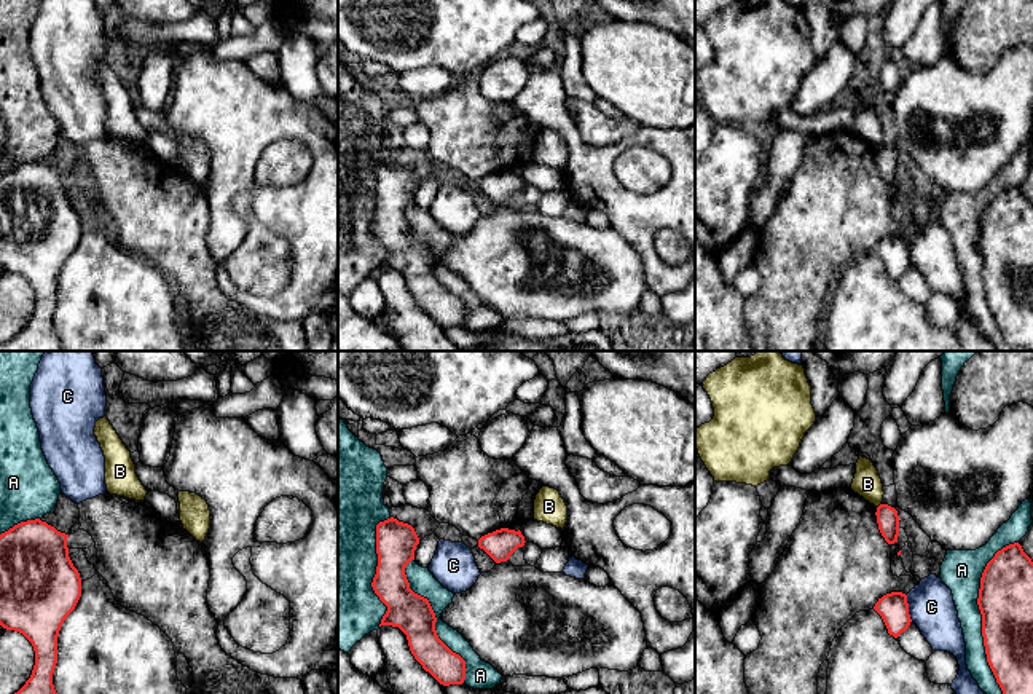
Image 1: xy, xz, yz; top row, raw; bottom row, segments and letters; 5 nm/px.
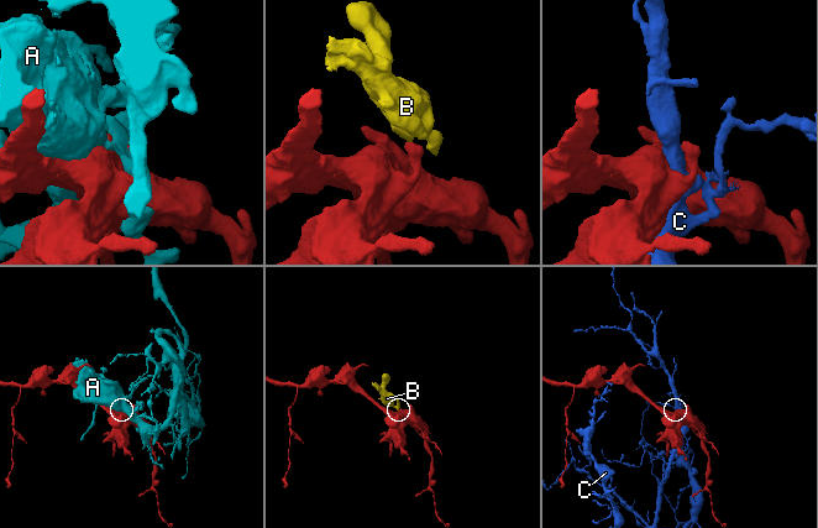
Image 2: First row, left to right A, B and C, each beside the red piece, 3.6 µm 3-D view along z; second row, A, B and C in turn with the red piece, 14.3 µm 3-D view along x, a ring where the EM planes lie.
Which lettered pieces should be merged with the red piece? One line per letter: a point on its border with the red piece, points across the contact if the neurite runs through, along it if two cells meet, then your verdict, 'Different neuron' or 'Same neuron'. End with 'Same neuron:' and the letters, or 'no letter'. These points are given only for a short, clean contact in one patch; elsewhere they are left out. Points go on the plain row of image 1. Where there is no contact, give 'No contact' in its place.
A: Touches red at yz (982, 272). Different neuron
B: Touches red at yz (879, 149). Boundary: yz (880, 145), (877, 150). Different neuron
C: Touches red at yz (907, 251). Different neuron
Same neuron: no letter

